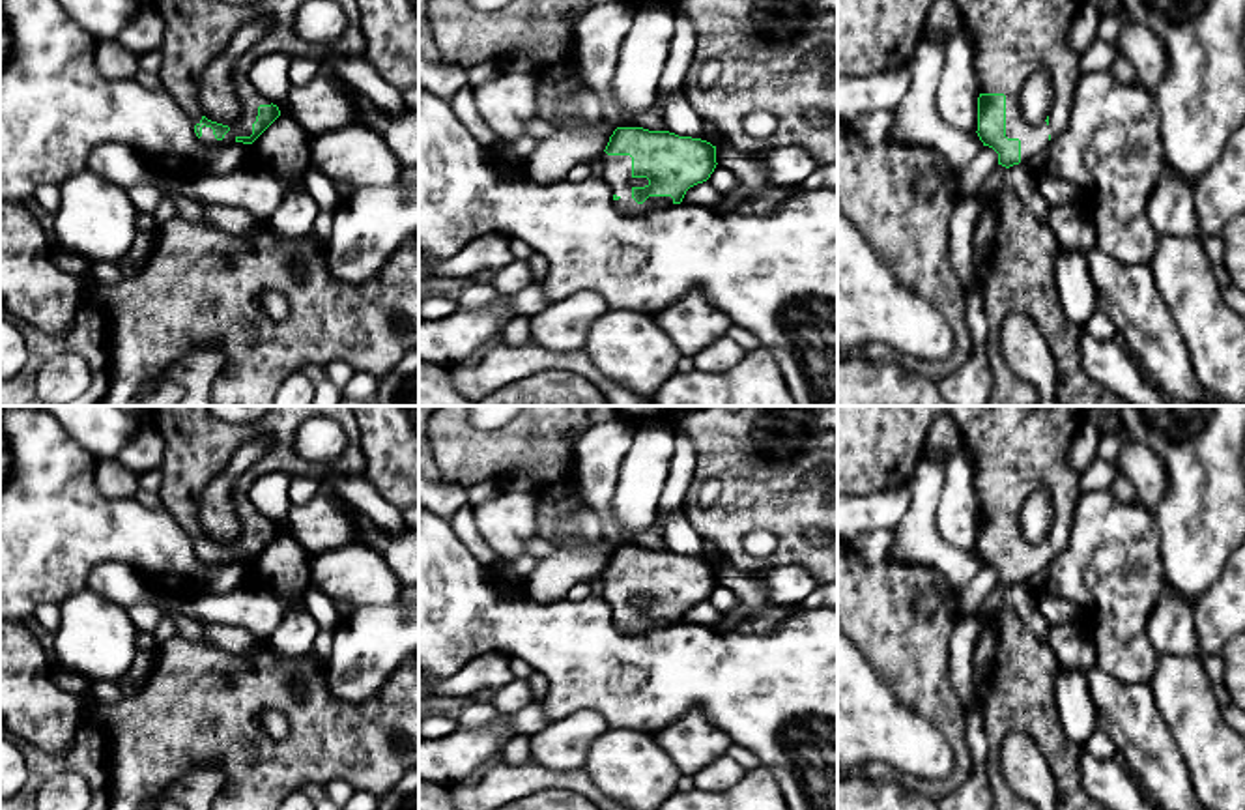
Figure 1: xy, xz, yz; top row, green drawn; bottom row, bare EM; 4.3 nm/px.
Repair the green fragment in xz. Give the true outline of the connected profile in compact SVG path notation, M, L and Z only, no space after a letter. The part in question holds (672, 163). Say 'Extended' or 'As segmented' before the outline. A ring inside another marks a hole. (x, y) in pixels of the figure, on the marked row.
Extended. M617 127L600 157L600 178L609 185L615 208L632 215L680 204L686 191L707 181L718 165L710 142L643 127Z

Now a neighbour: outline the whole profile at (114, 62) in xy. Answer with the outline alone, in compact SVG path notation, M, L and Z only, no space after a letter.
M116 39L95 41L95 65L110 80L135 79L140 71L138 54L127 51Z

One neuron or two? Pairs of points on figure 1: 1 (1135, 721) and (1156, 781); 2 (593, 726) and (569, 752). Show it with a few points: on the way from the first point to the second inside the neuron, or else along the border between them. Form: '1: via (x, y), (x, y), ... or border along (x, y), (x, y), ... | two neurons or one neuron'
1: via (1141, 736), (1161, 756), (1159, 766) | one neuron
2: via (587, 732), (574, 747) | one neuron

